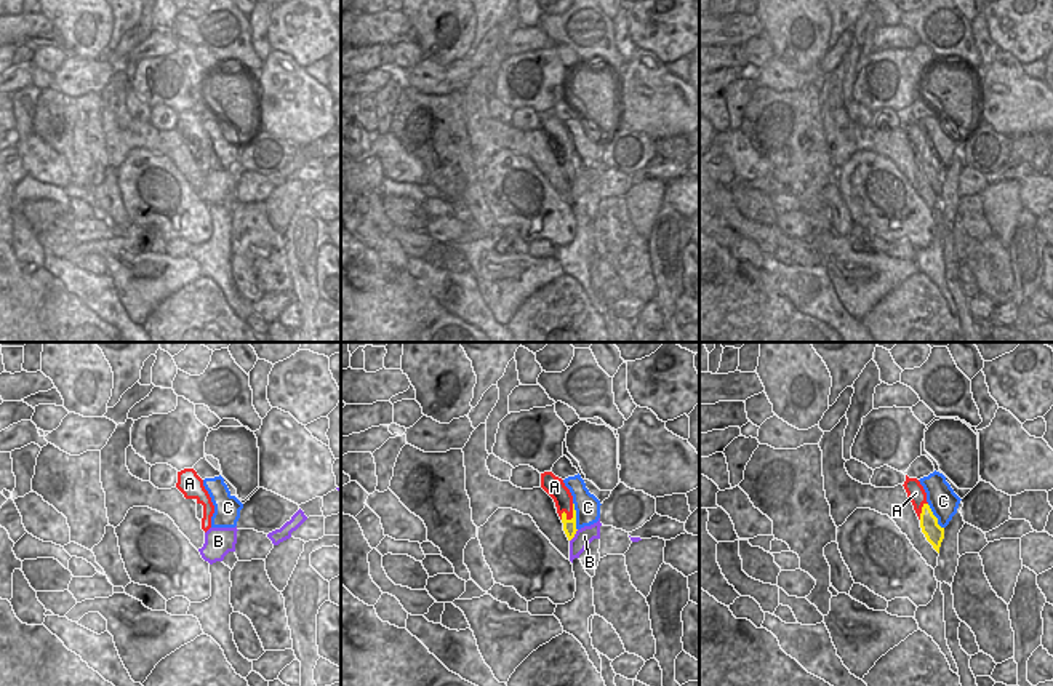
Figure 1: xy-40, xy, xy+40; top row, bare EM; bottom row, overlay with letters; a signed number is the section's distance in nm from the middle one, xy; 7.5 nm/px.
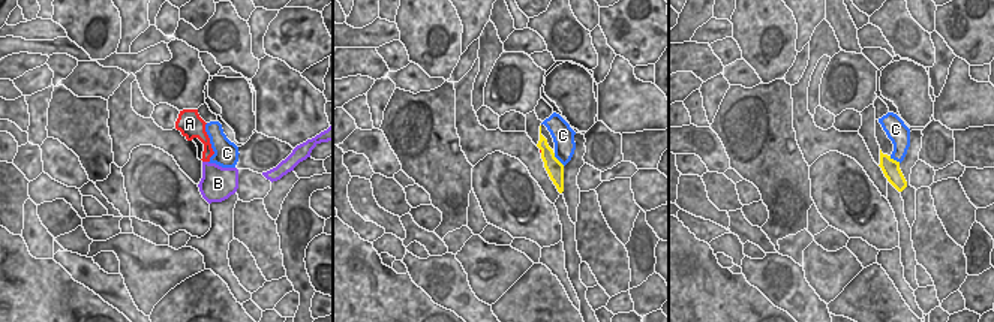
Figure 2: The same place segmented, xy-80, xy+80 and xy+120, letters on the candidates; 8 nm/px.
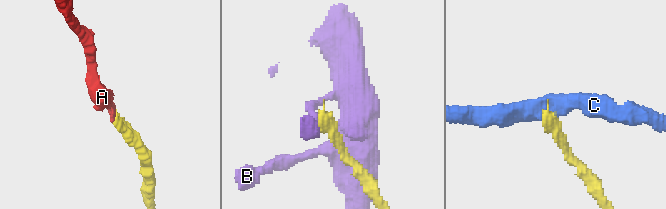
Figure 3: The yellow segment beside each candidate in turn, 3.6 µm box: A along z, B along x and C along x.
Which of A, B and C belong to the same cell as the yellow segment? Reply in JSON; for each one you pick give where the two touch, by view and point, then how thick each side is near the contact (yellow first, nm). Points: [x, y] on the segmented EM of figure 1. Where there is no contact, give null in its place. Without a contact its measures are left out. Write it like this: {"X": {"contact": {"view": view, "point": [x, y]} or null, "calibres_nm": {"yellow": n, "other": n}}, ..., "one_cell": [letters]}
{"A": {"contact": {"view": "xy", "point": [572, 518]}, "calibres_nm": {"yellow": 100, "other": 140}}, "one_cell": ["A"]}

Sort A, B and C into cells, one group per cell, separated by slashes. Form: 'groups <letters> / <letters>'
groups A / B / C

